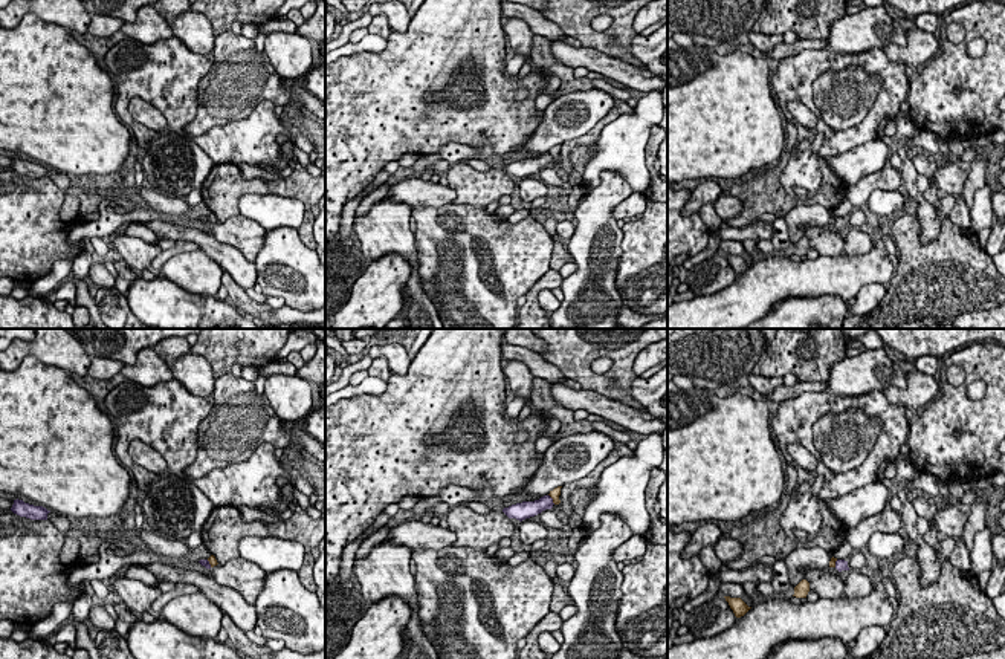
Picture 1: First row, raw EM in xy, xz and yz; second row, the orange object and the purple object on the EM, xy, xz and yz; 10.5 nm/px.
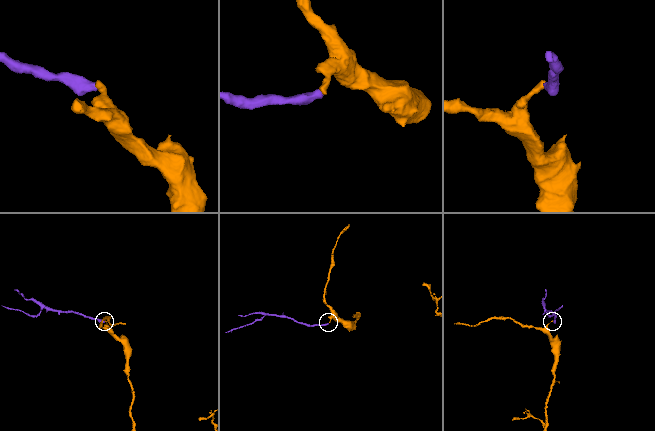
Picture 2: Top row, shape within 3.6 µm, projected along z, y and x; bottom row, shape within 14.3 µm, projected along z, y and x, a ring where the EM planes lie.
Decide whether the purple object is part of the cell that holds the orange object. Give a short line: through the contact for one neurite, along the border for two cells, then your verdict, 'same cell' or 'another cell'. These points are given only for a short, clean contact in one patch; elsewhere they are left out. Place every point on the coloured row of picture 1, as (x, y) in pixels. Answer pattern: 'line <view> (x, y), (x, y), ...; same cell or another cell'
line xz (549, 494), (555, 503); another cell

